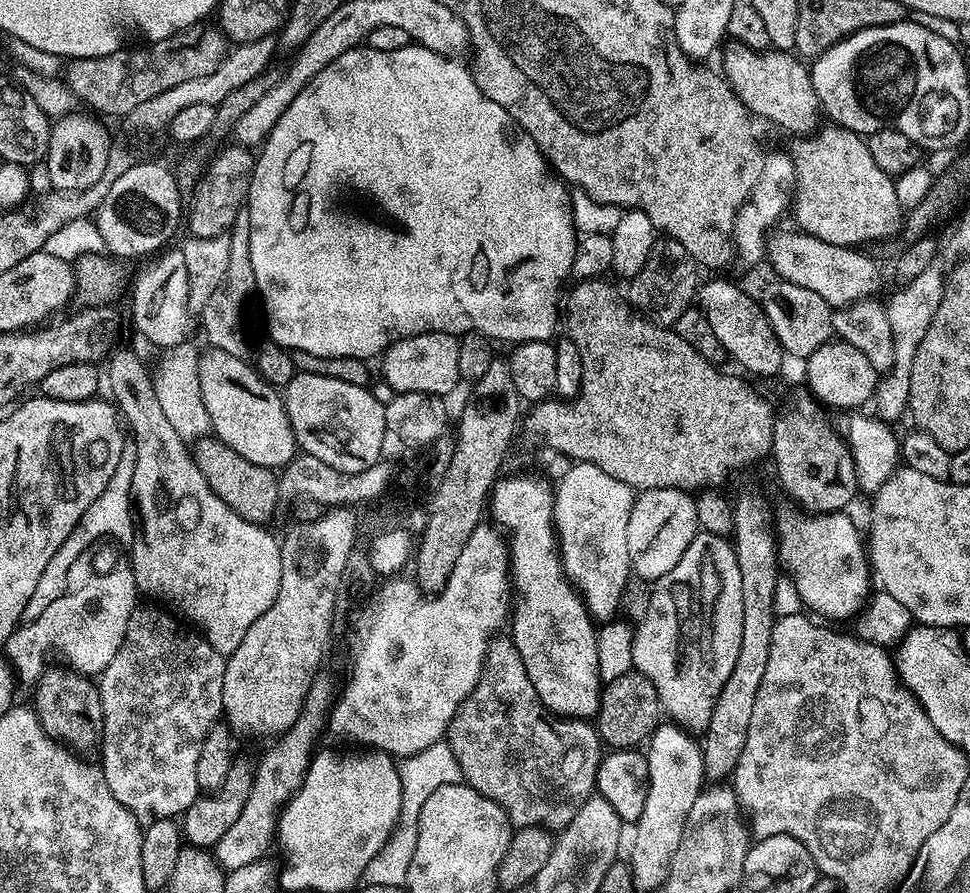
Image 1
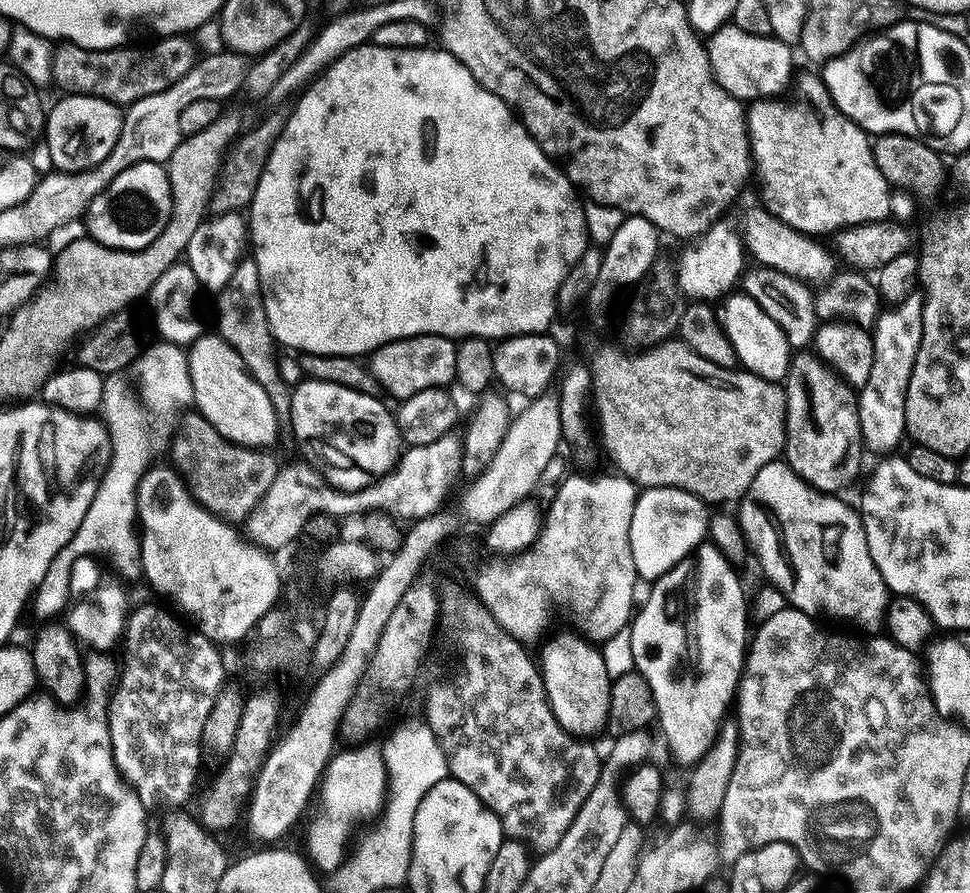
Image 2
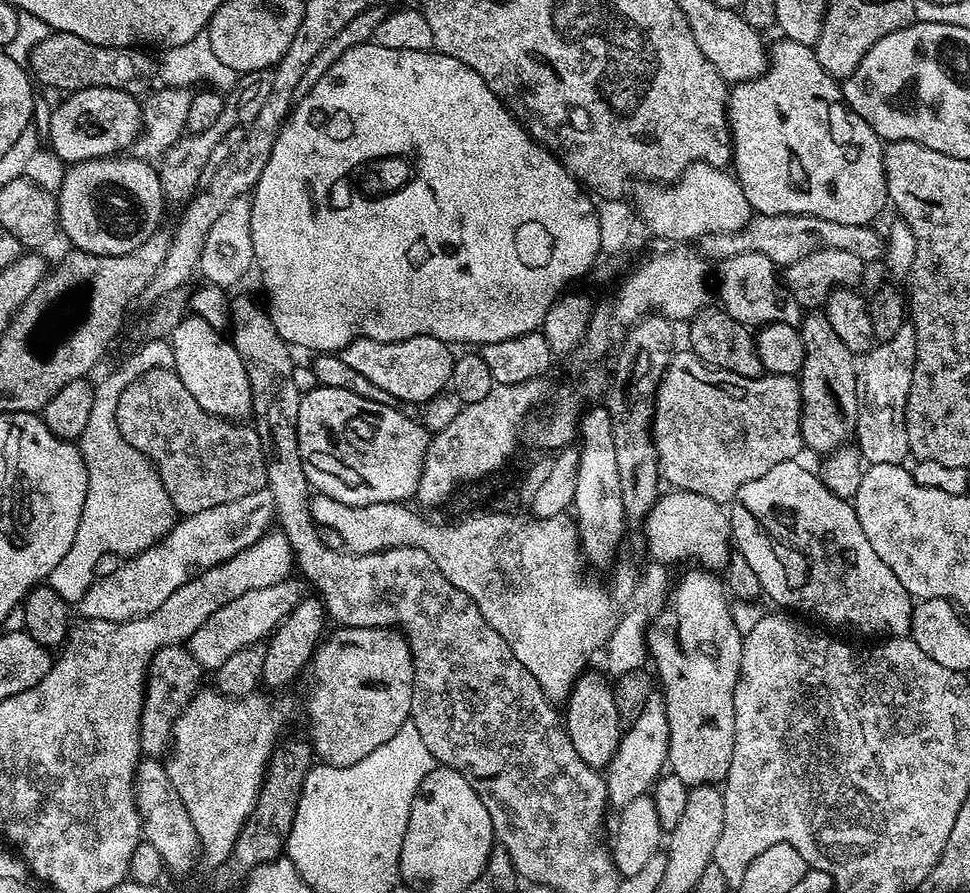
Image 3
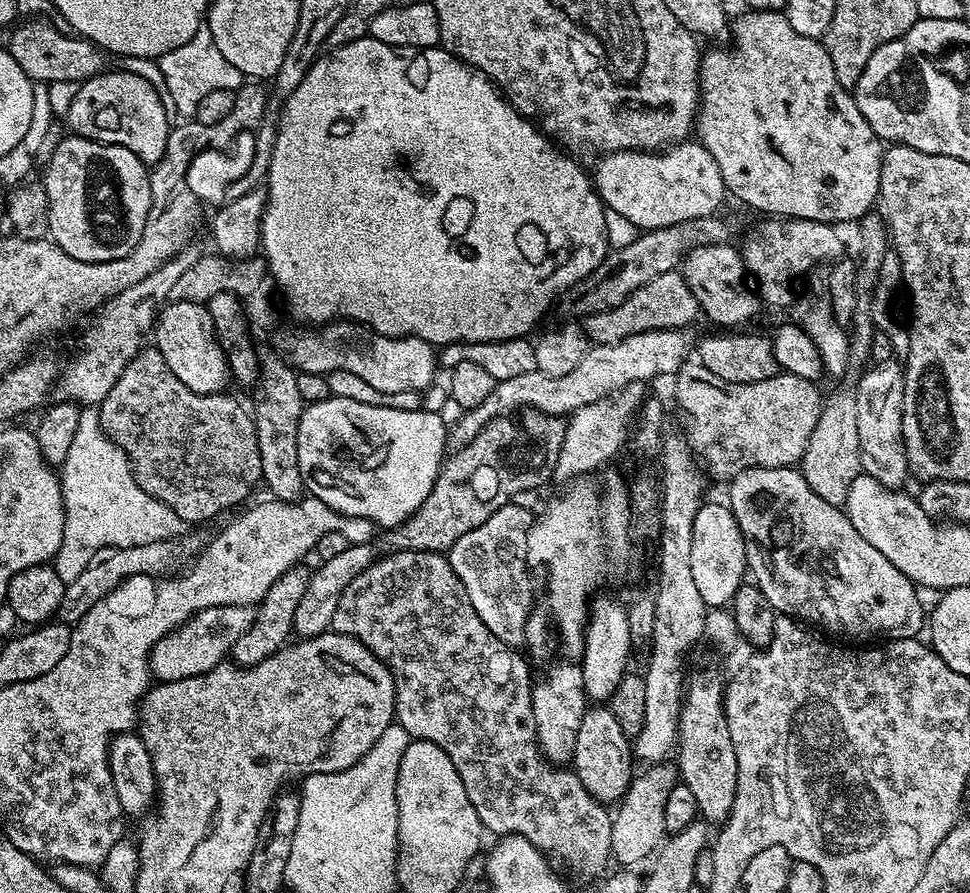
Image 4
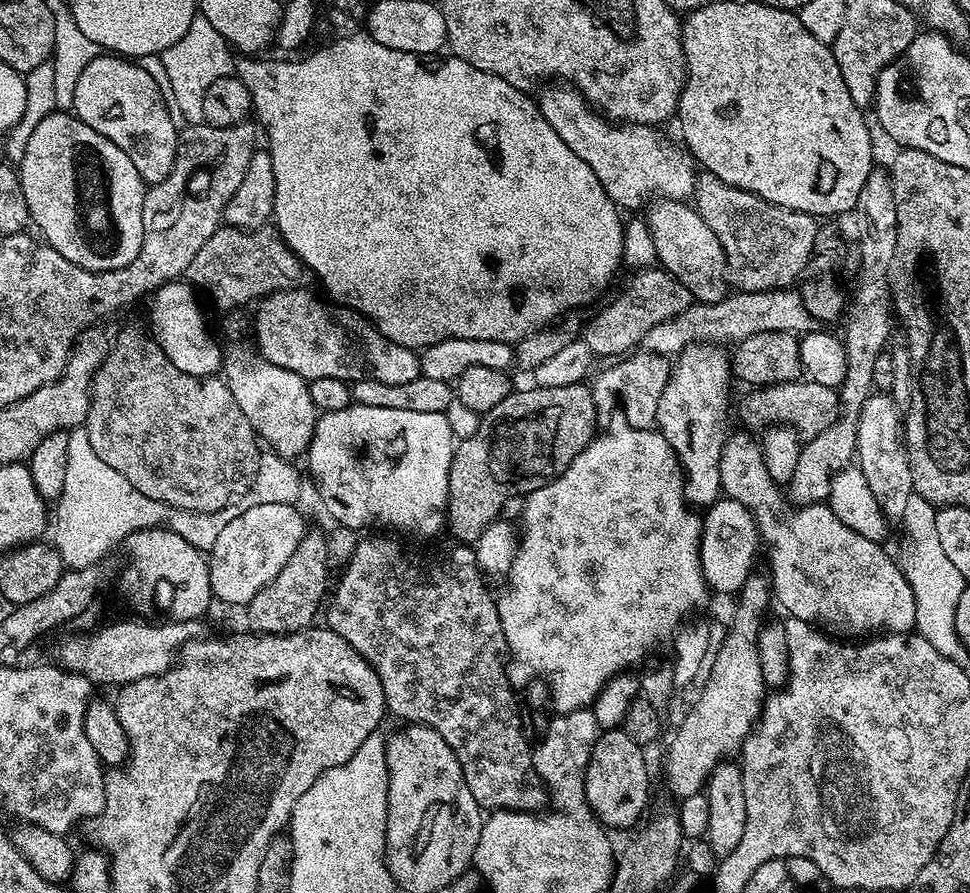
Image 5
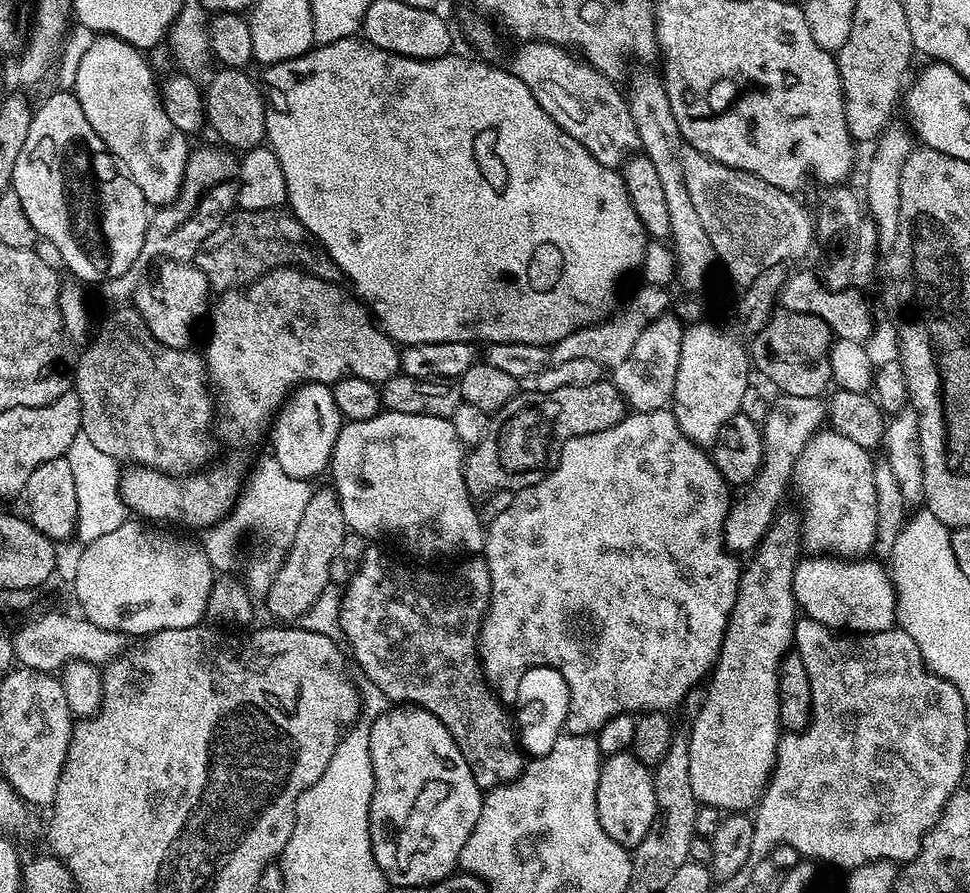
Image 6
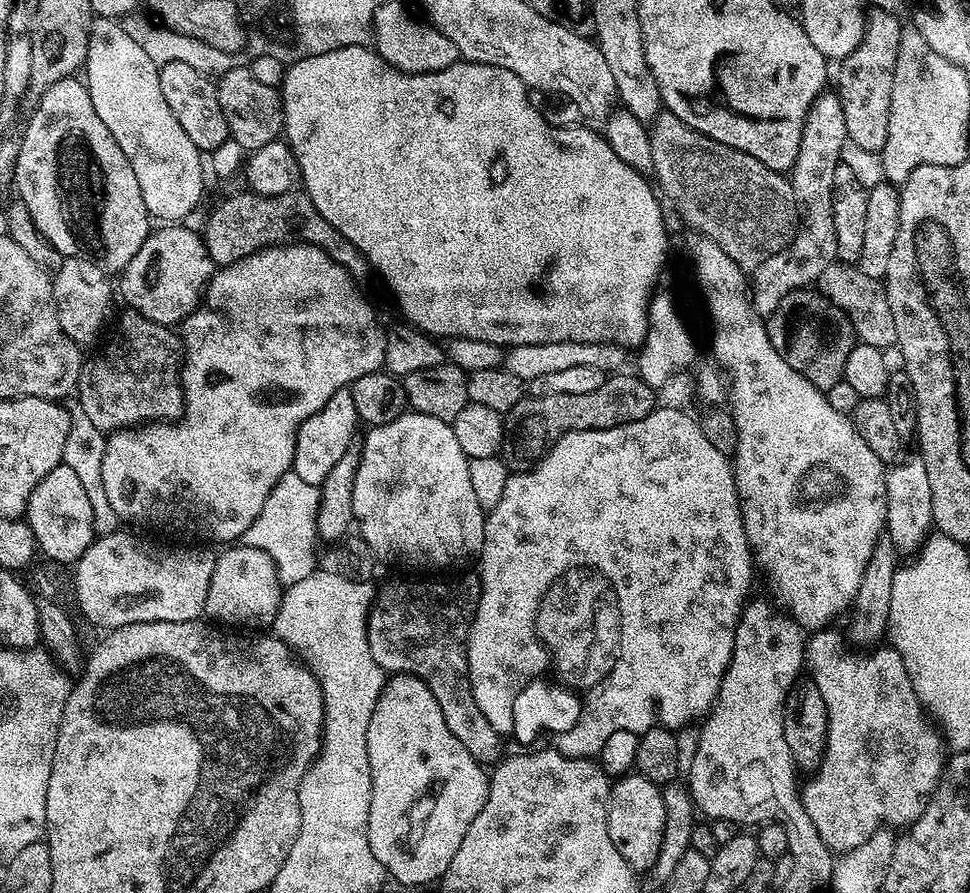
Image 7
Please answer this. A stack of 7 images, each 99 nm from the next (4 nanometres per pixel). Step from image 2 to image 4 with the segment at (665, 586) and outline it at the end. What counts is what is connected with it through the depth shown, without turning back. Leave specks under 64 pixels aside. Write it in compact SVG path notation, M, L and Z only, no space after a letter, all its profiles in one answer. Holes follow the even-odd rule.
M702 670L687 679L679 716L676 768L681 781L694 794L697 811L705 823L718 826L732 812L737 793L738 764L724 712L724 680L712 670Z

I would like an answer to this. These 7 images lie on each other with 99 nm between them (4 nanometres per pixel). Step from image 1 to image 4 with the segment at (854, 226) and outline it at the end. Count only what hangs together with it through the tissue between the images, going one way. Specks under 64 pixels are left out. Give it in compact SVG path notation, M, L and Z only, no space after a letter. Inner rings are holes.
M745 11L744 20L735 21L731 29L731 39L736 39L736 45L729 52L723 52L716 46L713 52L705 51L700 57L700 111L694 125L695 135L699 143L704 145L710 158L718 162L718 170L722 170L725 189L732 192L748 208L756 212L769 212L772 218L787 218L789 220L813 220L833 226L841 226L847 220L859 221L861 216L867 216L873 211L880 195L880 158L882 141L870 130L870 122L862 118L853 93L838 82L834 74L834 62L820 40L806 38L806 34L798 34L794 26L790 26L783 11L757 12Z

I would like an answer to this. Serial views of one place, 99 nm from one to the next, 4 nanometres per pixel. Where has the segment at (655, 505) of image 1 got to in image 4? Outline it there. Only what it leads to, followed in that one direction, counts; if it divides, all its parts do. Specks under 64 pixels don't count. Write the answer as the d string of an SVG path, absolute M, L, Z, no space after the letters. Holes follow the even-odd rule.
M722 502L704 503L694 518L690 566L696 587L708 607L725 607L733 601L745 581L747 562L745 538L732 509Z

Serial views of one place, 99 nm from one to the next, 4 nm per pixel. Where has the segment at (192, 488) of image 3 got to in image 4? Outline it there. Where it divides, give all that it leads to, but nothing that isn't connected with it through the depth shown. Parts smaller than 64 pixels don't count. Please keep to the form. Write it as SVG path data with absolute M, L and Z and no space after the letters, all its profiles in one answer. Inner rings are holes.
M145 347L139 354L134 357L126 366L126 370L122 370L122 378L118 378L118 382L114 382L114 386L110 389L110 394L106 394L106 398L99 404L100 424L104 428L104 433L119 446L121 450L127 454L128 459L132 462L132 472L136 475L136 481L142 490L146 490L148 494L154 498L158 498L158 502L162 502L166 506L170 506L170 510L174 510L178 514L178 518L184 520L185 525L200 524L203 520L210 520L219 512L224 512L227 508L232 508L235 504L243 505L248 495L256 488L256 483L261 483L262 457L259 453L258 434L255 430L255 422L253 413L247 408L244 409L234 397L229 394L198 394L194 390L190 390L190 386L186 386L180 379L174 375L174 370L170 370L170 366L166 366L166 358L162 358L162 354L154 347Z

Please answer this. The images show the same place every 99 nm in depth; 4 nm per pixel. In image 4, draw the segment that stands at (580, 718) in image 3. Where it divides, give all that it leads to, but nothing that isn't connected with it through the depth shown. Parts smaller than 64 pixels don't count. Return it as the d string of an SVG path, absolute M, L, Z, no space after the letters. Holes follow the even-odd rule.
M589 707L582 718L582 726L578 728L576 753L572 755L570 764L582 786L586 786L601 804L612 806L624 799L634 775L634 744L626 734L622 734L622 726L618 726L618 718L614 718L611 707Z

